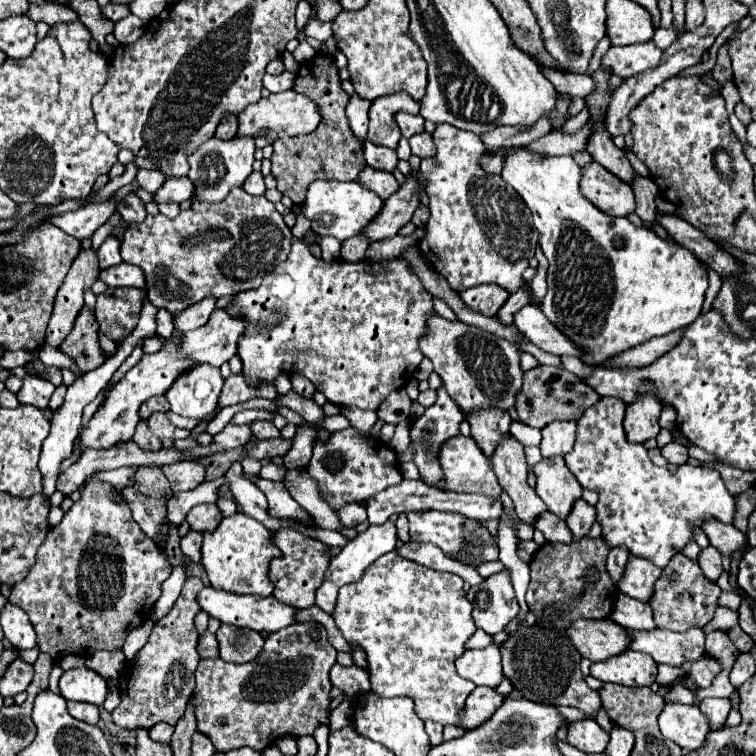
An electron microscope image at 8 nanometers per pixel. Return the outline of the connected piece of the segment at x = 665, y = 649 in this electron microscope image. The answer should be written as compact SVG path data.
M701 627L683 633L667 629L631 631L631 649L651 655L657 663L681 667L685 661L699 659L705 653L705 631Z

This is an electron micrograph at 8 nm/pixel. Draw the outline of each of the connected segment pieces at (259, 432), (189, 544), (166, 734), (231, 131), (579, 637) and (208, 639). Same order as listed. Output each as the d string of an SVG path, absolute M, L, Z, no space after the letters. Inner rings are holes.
M253 421L249 427L251 427L253 435L259 437L259 439L279 437L279 429L273 425L273 421Z
M189 531L185 537L181 537L181 551L189 561L201 559L201 539L203 539L203 533L199 531Z
M159 723L159 725L151 727L151 739L161 741L161 743L169 743L173 731L175 731L175 727L171 727L171 725L167 725L167 723Z
M225 117L221 123L219 123L219 127L217 127L217 131L215 131L215 137L217 139L233 139L237 135L237 117Z
M579 619L579 623L571 623L567 635L575 643L575 649L581 653L581 657L587 657L591 661L605 661L629 647L627 631L611 619Z
M205 633L199 637L199 645L197 645L197 651L203 659L215 659L219 657L219 645L217 645L217 639L213 633Z

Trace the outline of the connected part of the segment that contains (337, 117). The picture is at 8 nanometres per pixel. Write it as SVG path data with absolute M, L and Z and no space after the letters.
M317 53L311 61L301 63L295 83L293 83L293 91L303 93L311 101L315 101L321 113L321 123L311 135L287 137L287 139L273 143L275 151L273 151L271 161L273 161L273 175L277 177L277 189L283 195L287 195L293 203L303 205L305 191L311 181L317 181L317 179L355 181L367 163L363 159L365 141L353 135L347 115L345 115L349 95L341 87L339 69L331 55Z

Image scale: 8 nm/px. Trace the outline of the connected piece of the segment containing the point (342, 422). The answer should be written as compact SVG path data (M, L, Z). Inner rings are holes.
M339 413L339 415L331 415L331 417L325 417L323 419L323 427L327 427L327 431L335 433L335 431L341 431L341 429L347 429L349 427L349 421Z

